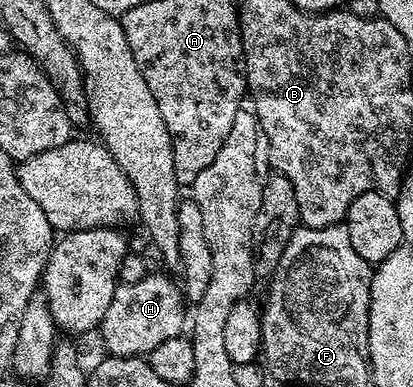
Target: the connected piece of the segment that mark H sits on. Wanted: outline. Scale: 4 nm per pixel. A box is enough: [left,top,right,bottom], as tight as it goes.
[100,274,188,357]

